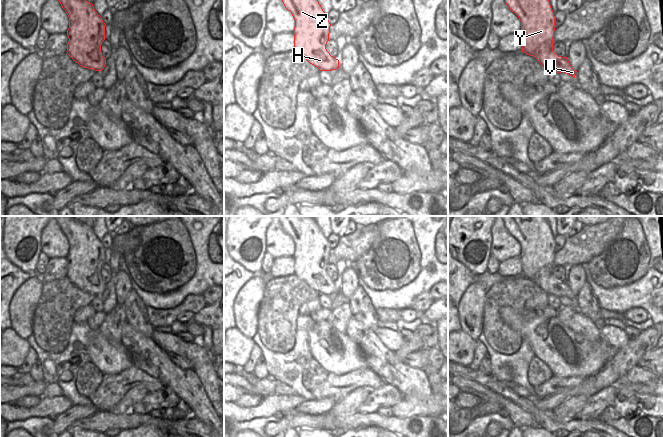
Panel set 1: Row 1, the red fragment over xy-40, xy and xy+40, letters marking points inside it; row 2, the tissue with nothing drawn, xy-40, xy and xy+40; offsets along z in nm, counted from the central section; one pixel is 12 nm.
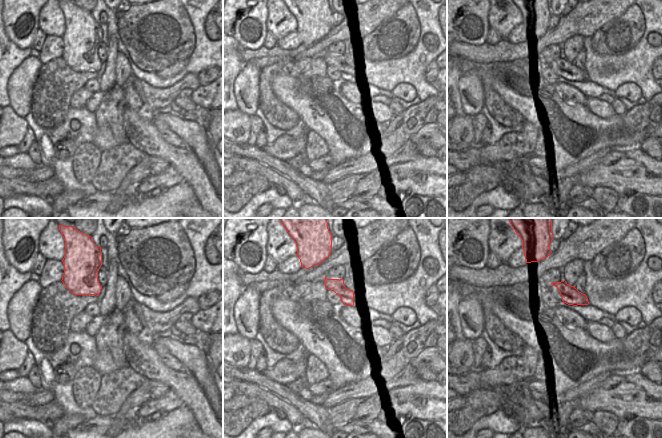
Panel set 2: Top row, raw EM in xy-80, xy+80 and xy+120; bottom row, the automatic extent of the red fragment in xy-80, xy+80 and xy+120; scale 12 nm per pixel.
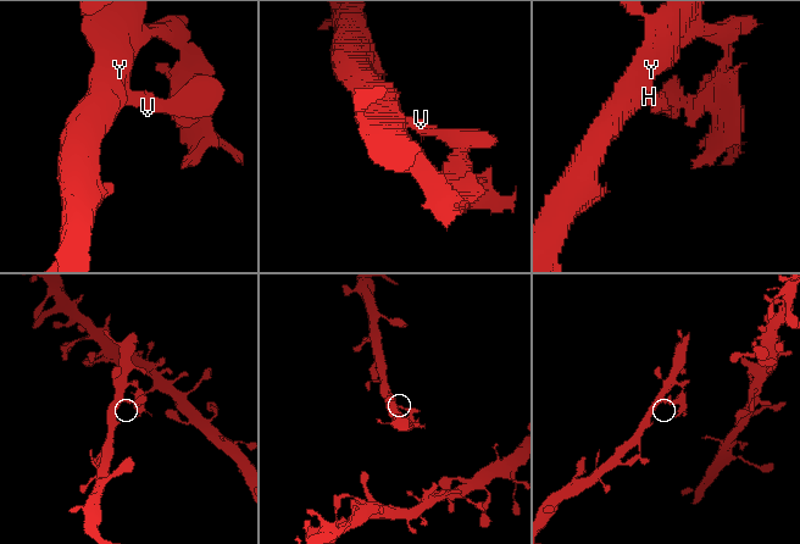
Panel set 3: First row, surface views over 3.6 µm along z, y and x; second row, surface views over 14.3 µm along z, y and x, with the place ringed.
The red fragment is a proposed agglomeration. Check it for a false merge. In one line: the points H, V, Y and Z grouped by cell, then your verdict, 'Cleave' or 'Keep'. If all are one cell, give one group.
Groups: H Y Z / V. Cleave

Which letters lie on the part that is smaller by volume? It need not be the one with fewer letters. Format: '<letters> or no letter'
V

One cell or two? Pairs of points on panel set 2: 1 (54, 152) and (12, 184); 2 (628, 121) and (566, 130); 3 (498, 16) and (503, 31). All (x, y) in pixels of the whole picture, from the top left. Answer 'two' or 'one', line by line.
1: two
2: one
3: one

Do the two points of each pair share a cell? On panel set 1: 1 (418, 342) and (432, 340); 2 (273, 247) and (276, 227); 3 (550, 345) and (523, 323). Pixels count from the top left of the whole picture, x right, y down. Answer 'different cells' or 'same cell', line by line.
1: different cells
2: same cell
3: same cell

